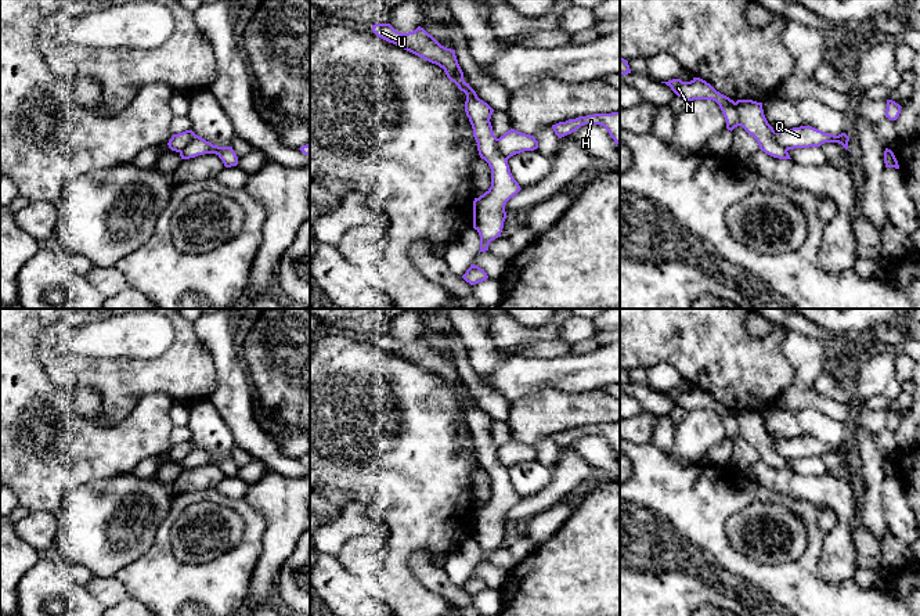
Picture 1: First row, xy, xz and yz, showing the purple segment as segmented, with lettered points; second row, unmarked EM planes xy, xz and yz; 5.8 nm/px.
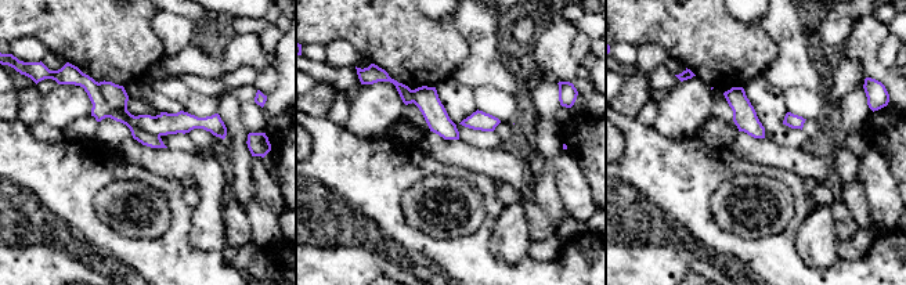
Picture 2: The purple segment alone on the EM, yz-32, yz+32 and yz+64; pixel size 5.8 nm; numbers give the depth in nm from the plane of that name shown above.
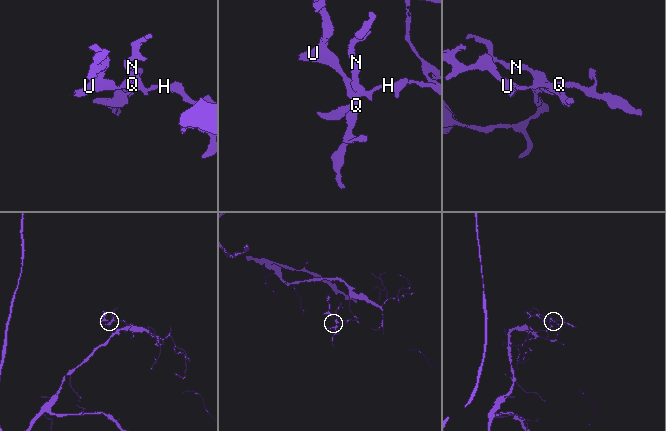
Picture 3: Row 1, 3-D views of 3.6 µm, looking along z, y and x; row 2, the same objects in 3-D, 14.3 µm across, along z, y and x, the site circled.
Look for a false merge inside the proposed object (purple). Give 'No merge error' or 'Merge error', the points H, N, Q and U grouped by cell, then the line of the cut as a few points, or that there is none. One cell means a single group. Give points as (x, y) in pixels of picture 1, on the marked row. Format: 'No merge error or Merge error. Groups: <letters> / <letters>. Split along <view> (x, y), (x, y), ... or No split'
Merge error. Groups: H / N Q U. Split along yz (733, 103), (742, 125)

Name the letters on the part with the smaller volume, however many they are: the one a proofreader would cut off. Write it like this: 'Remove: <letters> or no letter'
Remove: N, Q, U

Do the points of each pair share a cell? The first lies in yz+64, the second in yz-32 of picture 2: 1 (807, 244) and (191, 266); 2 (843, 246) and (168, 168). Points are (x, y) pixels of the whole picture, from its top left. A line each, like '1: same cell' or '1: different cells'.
1: different cells
2: different cells

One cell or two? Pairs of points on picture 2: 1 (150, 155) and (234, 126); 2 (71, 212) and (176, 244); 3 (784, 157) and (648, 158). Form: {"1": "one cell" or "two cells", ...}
{"1": "two cells", "2": "one cell", "3": "two cells"}

